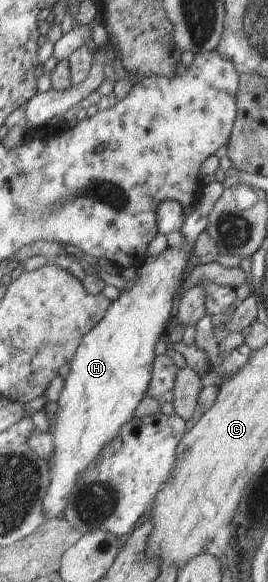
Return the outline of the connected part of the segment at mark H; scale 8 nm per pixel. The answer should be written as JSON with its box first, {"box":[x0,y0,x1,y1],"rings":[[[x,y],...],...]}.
{"box":[43,179,223,518],"rings":[[[216,179],[203,187],[199,208],[186,217],[181,229],[185,237],[185,247],[174,249],[169,246],[161,256],[147,255],[145,262],[136,269],[137,278],[133,282],[133,286],[120,292],[119,297],[108,308],[107,314],[103,316],[103,320],[100,320],[99,324],[95,324],[81,339],[81,344],[70,362],[71,372],[64,380],[64,387],[59,396],[59,409],[55,413],[55,424],[53,424],[51,432],[48,432],[53,438],[55,450],[53,450],[53,456],[48,462],[49,470],[51,470],[51,482],[45,493],[45,498],[43,498],[43,510],[45,510],[46,518],[62,516],[77,480],[87,472],[87,468],[91,464],[95,464],[95,460],[101,459],[103,450],[107,450],[111,440],[115,440],[115,436],[119,438],[121,428],[135,417],[135,410],[143,400],[147,386],[151,382],[152,368],[156,357],[155,344],[166,338],[165,326],[171,317],[173,297],[184,282],[189,264],[194,261],[191,259],[191,252],[195,241],[206,230],[207,216],[211,214],[215,202],[221,198],[223,191],[222,184]]]}

